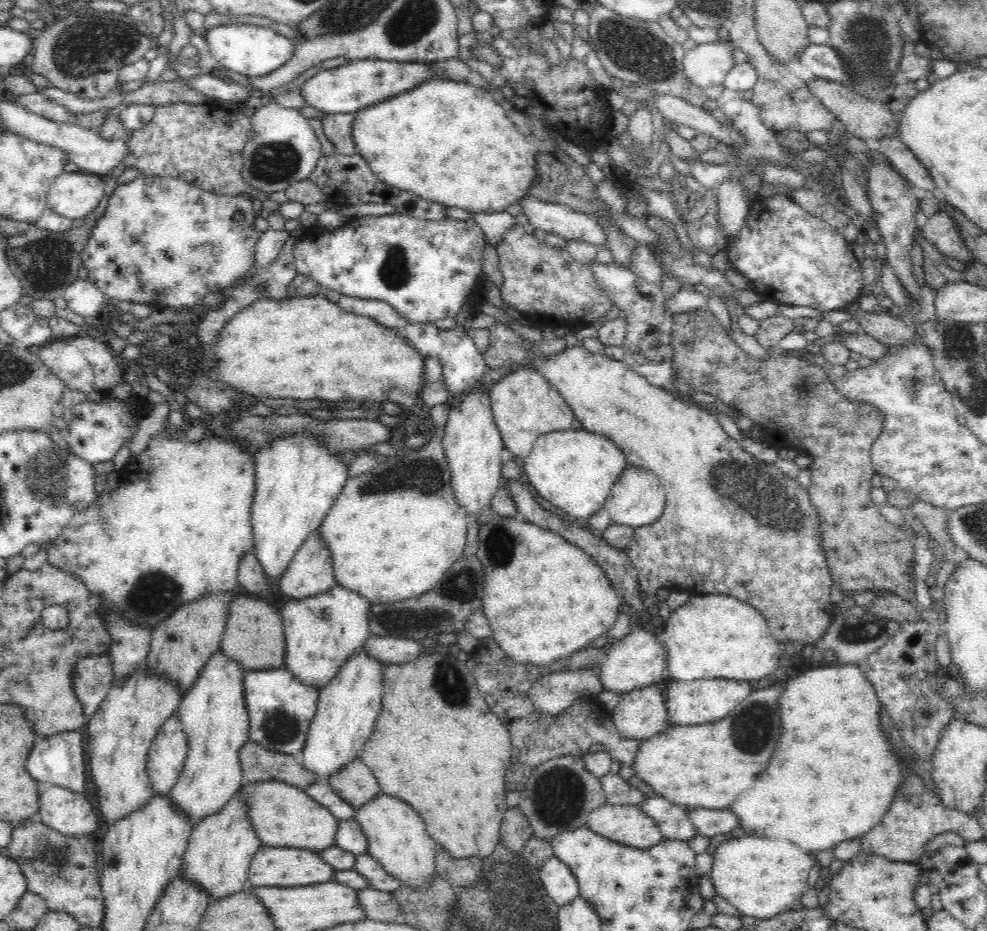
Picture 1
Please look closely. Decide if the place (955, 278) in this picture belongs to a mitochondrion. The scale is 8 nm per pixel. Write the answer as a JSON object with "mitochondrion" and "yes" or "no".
{"mitochondrion":"no"}

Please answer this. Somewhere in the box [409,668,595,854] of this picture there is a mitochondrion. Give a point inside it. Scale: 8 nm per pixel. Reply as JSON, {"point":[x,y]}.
{"point":[556,799]}

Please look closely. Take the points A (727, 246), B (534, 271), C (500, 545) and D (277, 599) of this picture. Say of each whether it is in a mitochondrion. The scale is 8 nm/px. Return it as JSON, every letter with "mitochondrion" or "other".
{"A":"other","B":"mitochondrion","C":"mitochondrion","D":"other"}

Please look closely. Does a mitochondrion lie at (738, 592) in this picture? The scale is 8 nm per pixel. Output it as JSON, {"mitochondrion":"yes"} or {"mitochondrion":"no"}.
{"mitochondrion":"no"}

